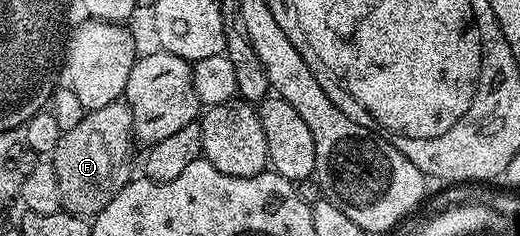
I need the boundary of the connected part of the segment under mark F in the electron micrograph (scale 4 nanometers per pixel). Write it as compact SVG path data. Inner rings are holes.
M113 100L108 106L100 106L100 110L87 112L77 126L63 132L52 154L56 182L60 182L61 211L83 218L98 216L118 191L130 183L130 155L134 148L134 114L122 100Z

